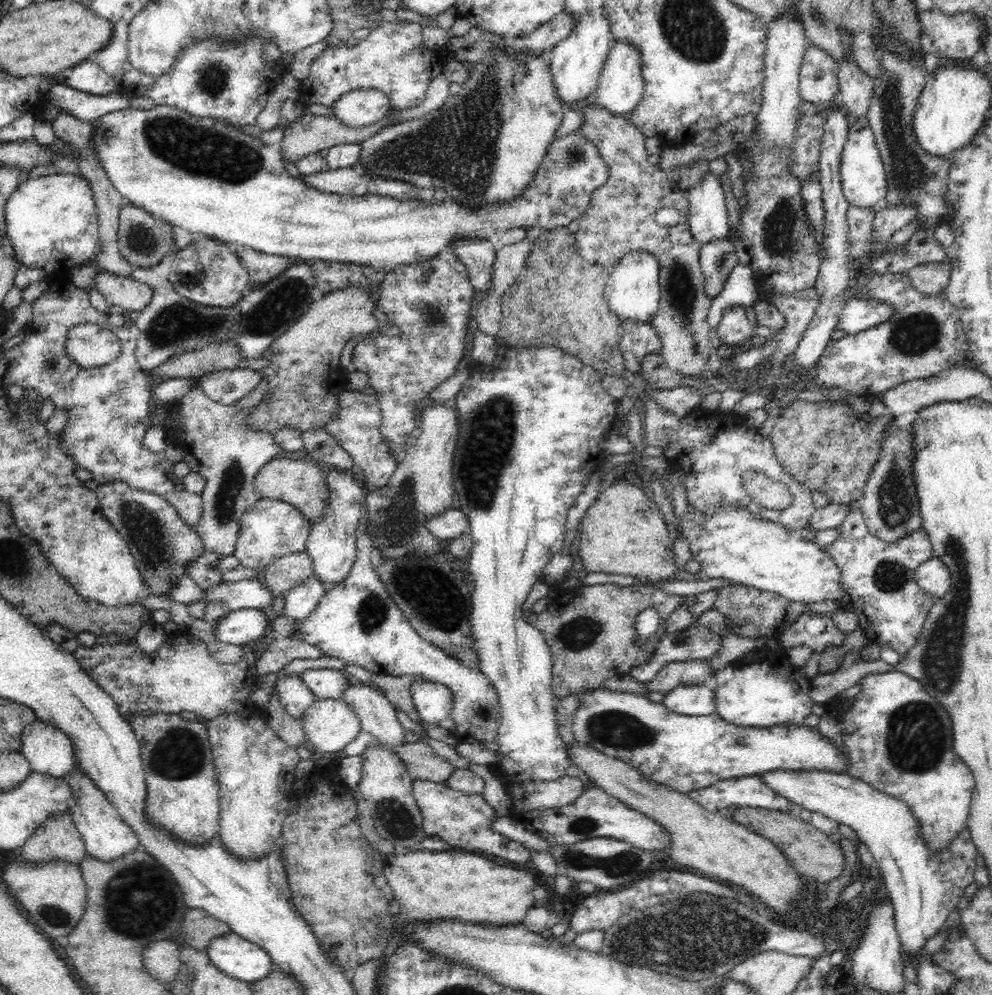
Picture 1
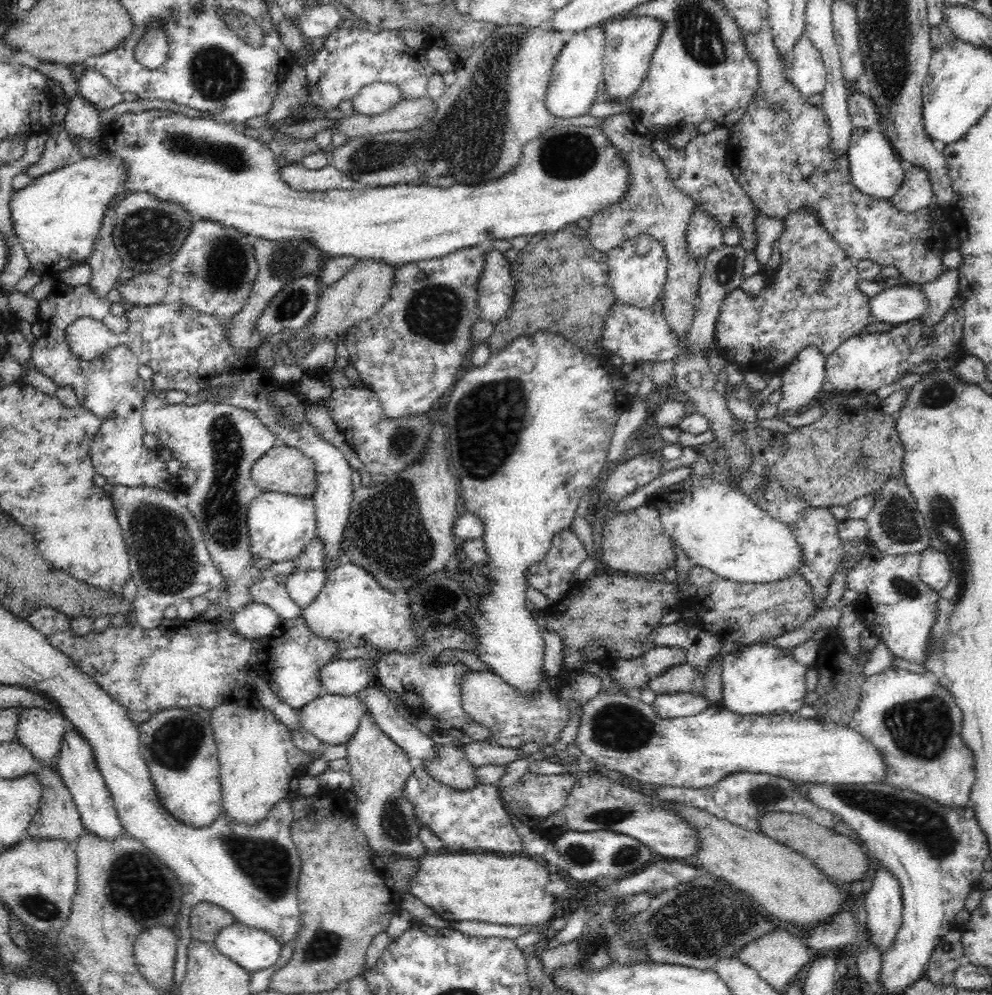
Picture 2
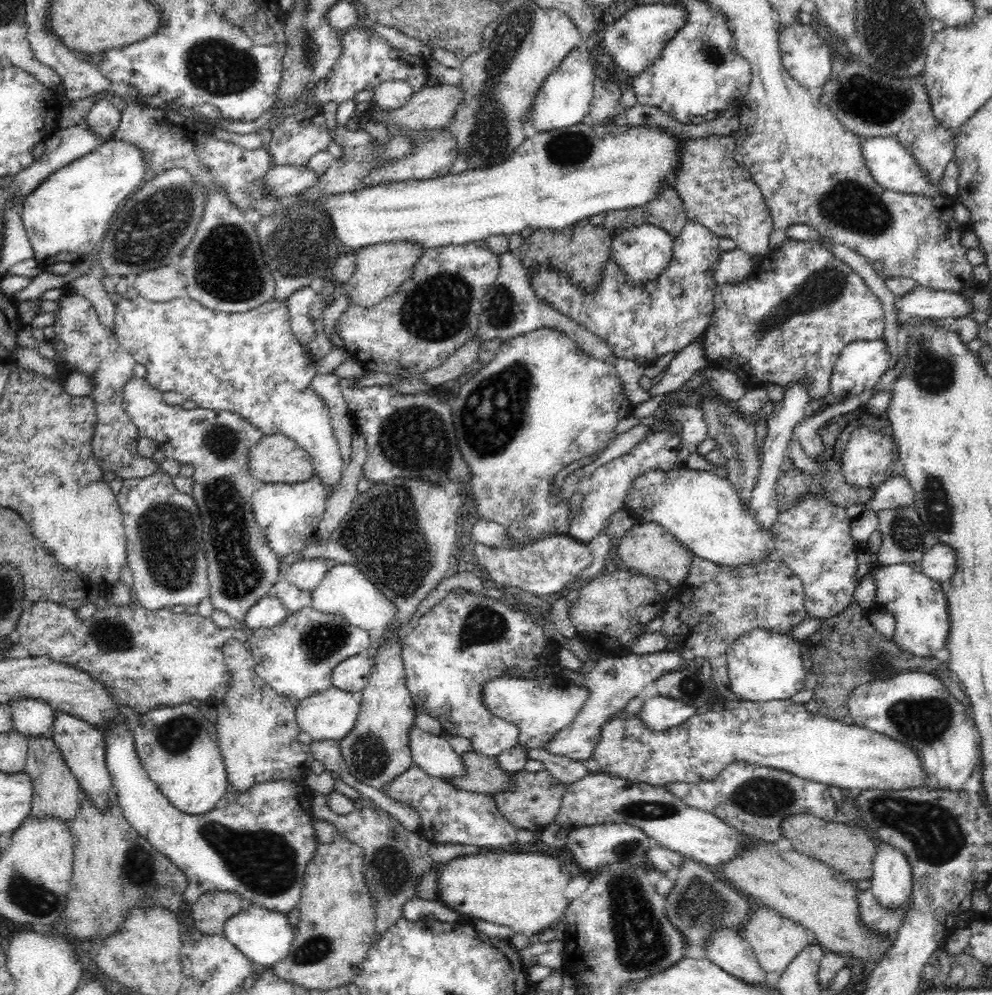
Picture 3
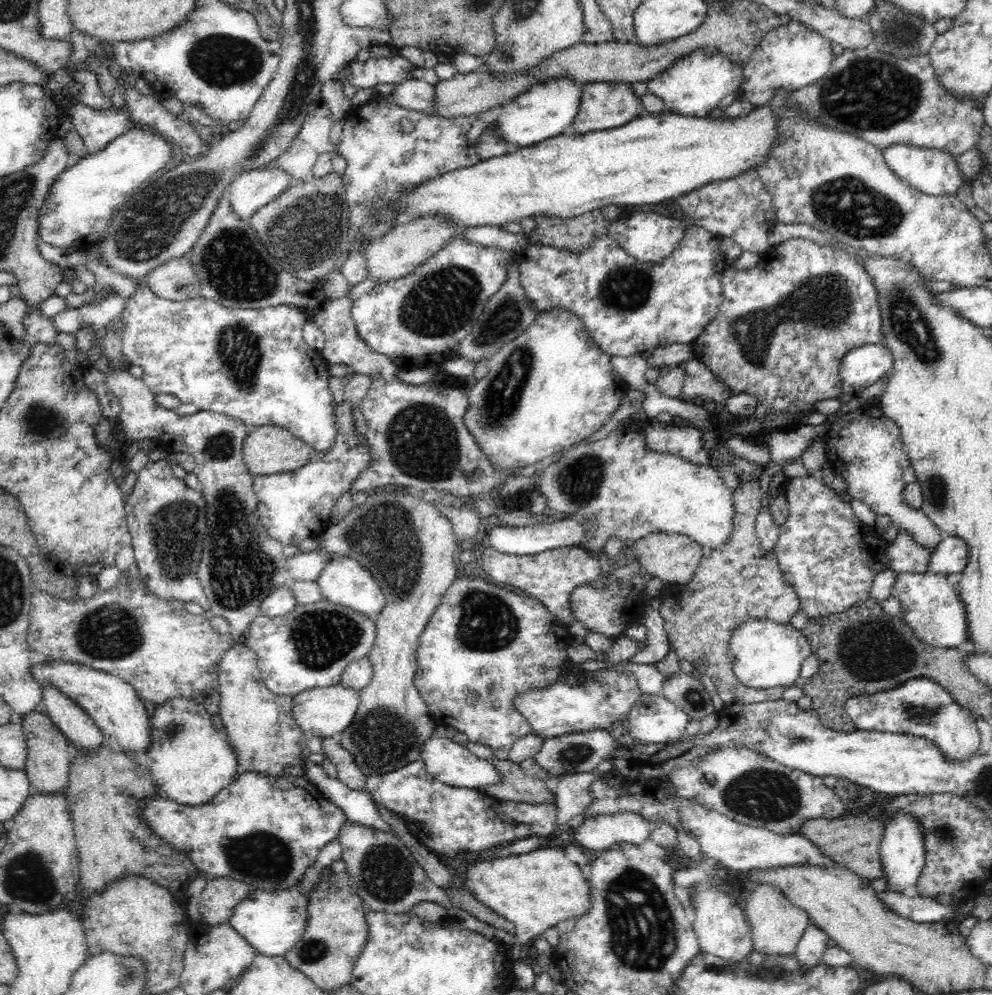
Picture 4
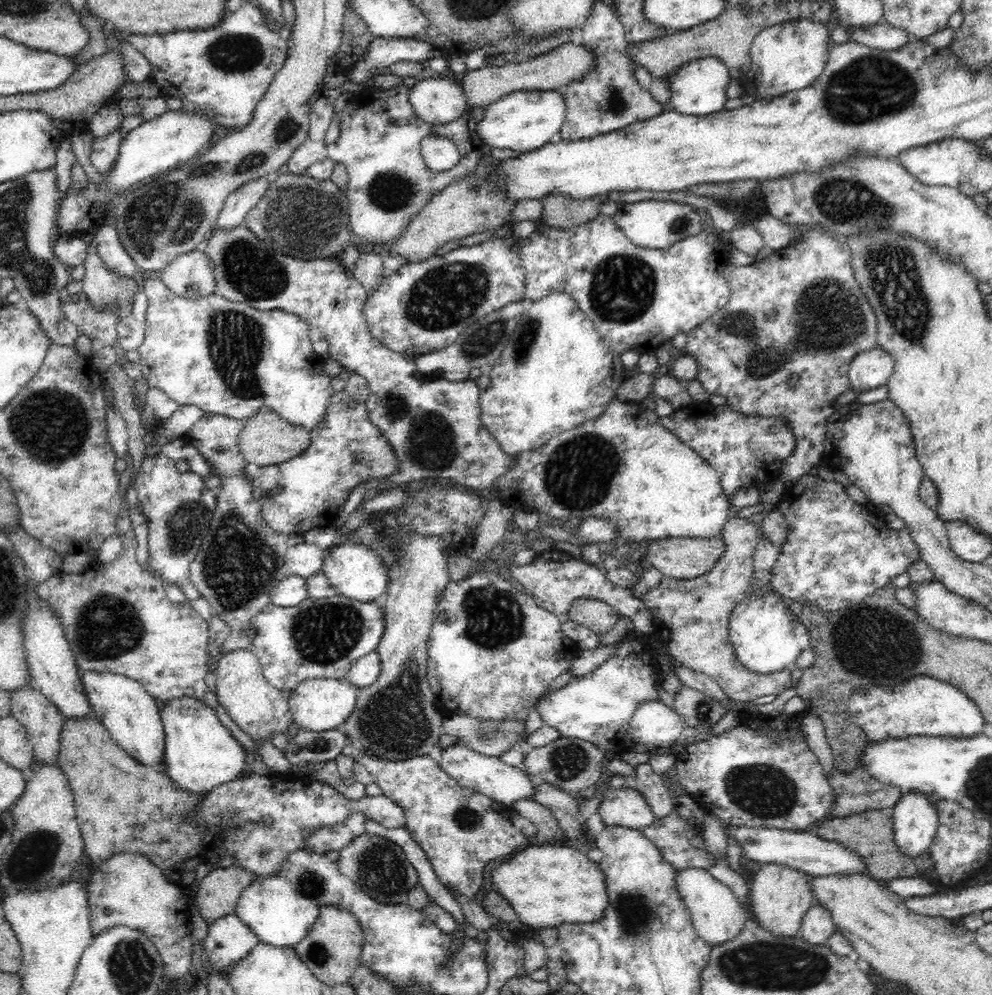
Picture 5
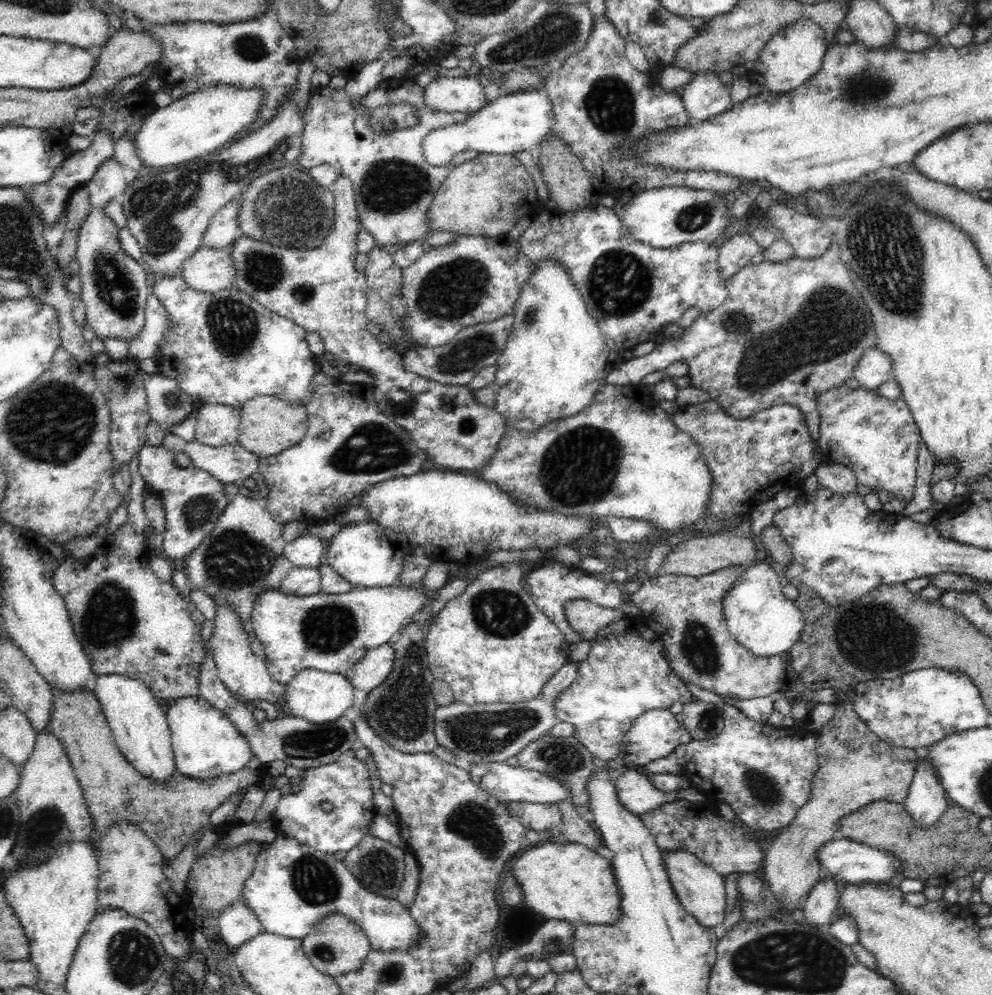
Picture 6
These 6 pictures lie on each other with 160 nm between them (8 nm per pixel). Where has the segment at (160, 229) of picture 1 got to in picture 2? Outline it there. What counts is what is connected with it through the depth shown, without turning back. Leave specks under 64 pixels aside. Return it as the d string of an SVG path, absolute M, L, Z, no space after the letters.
M148 192L125 193L119 197L115 212L112 241L120 253L123 268L134 269L136 273L148 273L169 264L189 235L194 222L192 215L181 206L158 200Z

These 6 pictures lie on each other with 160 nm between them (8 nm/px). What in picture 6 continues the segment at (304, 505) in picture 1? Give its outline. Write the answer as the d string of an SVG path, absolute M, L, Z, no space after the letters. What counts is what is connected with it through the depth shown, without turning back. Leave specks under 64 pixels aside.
M256 396L241 409L241 422L237 444L266 458L300 443L308 431L307 409L304 403L296 405L277 396Z

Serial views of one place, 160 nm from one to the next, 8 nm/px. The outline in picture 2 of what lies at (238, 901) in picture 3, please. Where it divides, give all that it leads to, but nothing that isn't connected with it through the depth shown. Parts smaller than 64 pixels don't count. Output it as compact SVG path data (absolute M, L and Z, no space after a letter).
M200 902L190 914L191 938L200 942L214 942L216 935L227 926L236 923L228 910L208 902Z

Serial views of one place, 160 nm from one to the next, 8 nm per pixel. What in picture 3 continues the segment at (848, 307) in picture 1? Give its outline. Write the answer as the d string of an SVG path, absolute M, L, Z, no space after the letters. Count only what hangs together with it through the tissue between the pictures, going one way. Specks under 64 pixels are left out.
M916 285L910 292L900 296L895 307L898 308L898 312L903 317L920 316L920 318L945 318L949 321L962 316L972 316L972 307L976 309L976 305L972 304L970 299L966 299L958 292L948 292L947 290L932 290L920 285Z

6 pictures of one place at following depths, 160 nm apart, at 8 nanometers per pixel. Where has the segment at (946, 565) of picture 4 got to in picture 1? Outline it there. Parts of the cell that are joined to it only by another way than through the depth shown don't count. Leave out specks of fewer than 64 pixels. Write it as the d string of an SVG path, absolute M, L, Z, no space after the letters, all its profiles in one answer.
M929 558L915 570L917 585L936 600L942 598L952 586L950 569L938 558Z

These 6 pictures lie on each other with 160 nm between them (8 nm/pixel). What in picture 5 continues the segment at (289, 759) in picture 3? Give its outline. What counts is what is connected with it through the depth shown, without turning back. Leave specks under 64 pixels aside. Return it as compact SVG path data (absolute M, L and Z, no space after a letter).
M230 650L222 654L216 668L215 693L220 708L226 710L246 734L250 734L256 747L260 742L271 742L272 732L288 732L293 722L289 707L291 691L274 688L264 679L262 671L259 658L248 650Z

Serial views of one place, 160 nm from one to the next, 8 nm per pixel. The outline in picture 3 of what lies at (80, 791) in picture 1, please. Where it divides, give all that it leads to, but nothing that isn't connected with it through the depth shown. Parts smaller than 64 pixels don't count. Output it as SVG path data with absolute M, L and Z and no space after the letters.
M55 712L53 735L51 736L61 750L62 758L66 761L71 773L76 777L79 787L91 800L91 803L101 812L110 808L111 774L106 766L105 736L100 728L78 718L74 714Z

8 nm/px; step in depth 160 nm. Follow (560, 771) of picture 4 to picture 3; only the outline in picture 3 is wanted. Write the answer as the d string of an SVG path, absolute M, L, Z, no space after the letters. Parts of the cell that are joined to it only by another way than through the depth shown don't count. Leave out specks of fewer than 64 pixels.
M664 650L650 654L637 655L628 653L627 655L612 655L607 653L599 657L598 662L589 673L580 675L576 670L560 668L562 676L570 679L572 684L580 687L586 686L589 690L588 698L582 707L582 710L576 715L572 724L561 730L544 749L552 754L570 758L573 761L588 760L594 752L596 743L600 740L600 729L617 712L620 712L632 698L638 696L642 689L651 683L655 683L662 674L672 671L678 671L683 658L680 651Z

